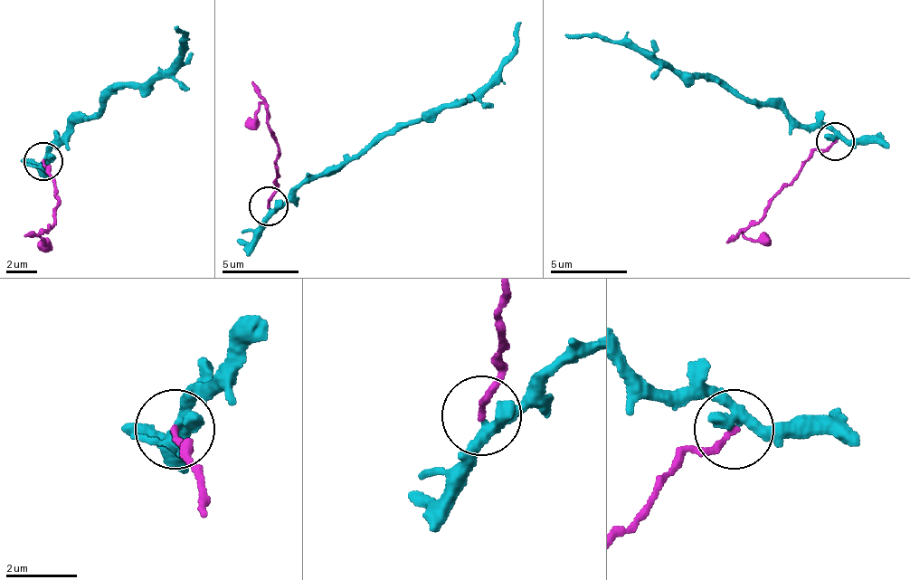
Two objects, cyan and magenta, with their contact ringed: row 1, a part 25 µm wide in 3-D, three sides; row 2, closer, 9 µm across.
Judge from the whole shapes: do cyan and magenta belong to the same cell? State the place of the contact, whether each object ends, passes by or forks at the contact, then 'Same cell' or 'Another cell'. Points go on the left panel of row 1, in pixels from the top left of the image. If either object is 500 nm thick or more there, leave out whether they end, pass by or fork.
Place: (43, 161). At the ring cyan passes by. At the ring magenta ends. Another cell

